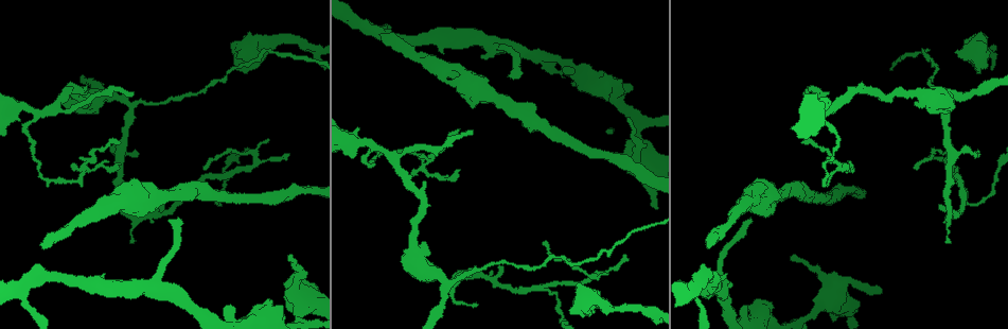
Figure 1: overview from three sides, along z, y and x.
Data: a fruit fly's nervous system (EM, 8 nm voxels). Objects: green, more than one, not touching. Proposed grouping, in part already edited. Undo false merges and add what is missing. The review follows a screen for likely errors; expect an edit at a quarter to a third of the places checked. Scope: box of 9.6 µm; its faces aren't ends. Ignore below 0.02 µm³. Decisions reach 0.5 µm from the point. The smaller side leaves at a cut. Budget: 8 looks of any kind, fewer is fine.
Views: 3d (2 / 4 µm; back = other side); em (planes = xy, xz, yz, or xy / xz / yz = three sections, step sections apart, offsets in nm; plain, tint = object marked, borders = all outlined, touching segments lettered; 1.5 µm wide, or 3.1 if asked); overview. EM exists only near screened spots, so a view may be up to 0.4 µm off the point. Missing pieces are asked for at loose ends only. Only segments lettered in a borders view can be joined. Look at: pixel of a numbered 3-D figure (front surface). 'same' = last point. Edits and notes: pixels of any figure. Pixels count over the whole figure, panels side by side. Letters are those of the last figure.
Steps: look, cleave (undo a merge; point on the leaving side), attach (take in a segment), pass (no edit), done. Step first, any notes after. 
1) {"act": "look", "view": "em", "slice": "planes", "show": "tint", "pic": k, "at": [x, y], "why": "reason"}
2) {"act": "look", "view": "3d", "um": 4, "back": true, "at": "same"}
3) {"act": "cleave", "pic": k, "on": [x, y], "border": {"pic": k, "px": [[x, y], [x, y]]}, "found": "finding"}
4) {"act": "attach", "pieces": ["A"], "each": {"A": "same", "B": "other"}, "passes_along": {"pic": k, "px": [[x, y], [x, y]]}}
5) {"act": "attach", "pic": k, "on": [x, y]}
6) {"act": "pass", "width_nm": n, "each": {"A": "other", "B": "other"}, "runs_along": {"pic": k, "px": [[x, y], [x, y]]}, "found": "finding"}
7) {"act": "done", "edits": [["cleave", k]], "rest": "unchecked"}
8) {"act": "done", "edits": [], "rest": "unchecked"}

{"act": "look", "view": "em", "slice": "xy", "step": 4, "show": "borders", "pic": 1, "at": [749, 220], "why": "free end"}

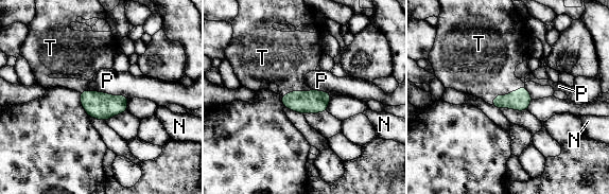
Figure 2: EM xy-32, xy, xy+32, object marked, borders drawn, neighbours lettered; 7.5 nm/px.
{"act": "look", "view": "em", "slice": "planes", "show": "borders", "at": "same"}

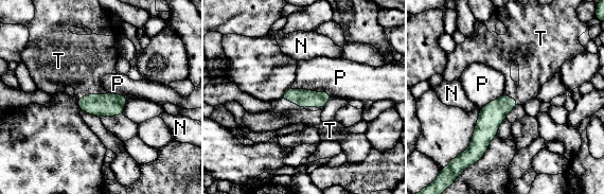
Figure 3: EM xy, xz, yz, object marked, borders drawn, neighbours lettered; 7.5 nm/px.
{"act": "attach", "pieces": ["T"], "each": {"N": "other", "P": "other", "T": "same"}, "passes_along": {"pic": 3, "px": [[109, 104], [92, 94], [75, 67]]}, "found": "the neuron continues"}

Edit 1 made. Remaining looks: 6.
{"act": "look", "view": "3d", "um": 2, "pic": 1, "at": [841, 167], "why": "sharp bend"}

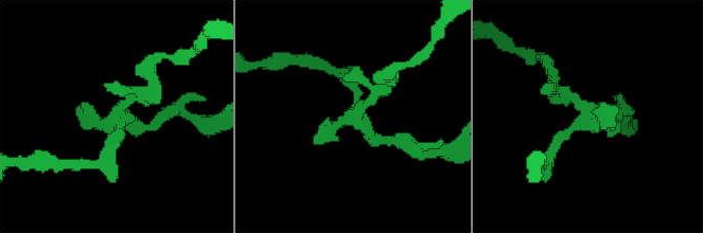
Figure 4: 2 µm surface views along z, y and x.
{"act": "look", "view": "em", "slice": "yz", "step": 8, "show": "tint", "pic": 4, "at": [357, 112], "why": "need the tissue"}

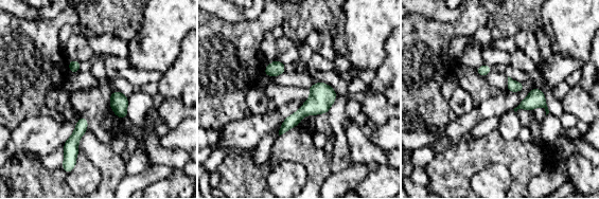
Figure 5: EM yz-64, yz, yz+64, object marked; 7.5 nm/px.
{"act": "look", "view": "em", "slice": "planes", "show": "borders", "at": "same"}

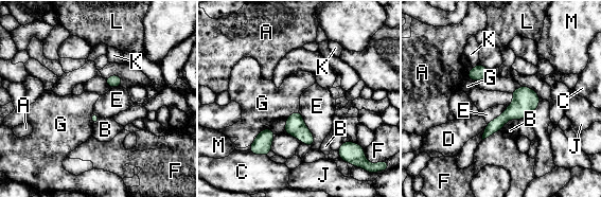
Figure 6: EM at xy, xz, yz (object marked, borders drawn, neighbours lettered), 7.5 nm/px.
{"act": "pass", "width_nm": 30, "longest_contact_nm": ["E", 300], "each": {"A": "other", "B": "other", "C": "other", "D": "other", "E": "other", "F": "other", "G": "other", "J": "other", "K": "other", "L": "other", "M": "other"}, "found": "one neuron here"}

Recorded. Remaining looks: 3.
{"act": "look", "view": "em", "slice": "planes", "show": "plain", "pic": 1, "at": [605, 275], "why": "free end"}

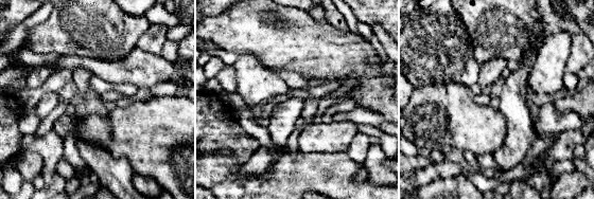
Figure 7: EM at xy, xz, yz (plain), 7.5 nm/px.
{"act": "look", "view": "em", "slice": "planes", "show": "borders", "at": "same"}

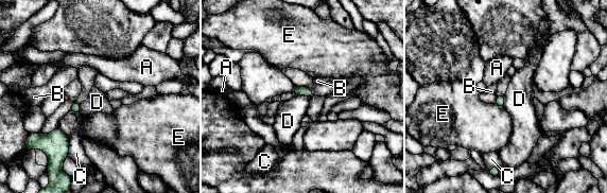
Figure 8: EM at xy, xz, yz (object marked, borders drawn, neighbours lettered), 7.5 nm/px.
{"act": "pass", "each": {"A": "other", "B": "other", "C": "other", "D": "other", "E": "other"}, "border": {"pic": 8, "px": [[294, 94], [305, 94], [310, 98]]}, "found": "no lettered segment goes on from it"}

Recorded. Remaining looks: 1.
{"act": "done", "edits": [["attach", 3]], "rest": "unchecked"}

